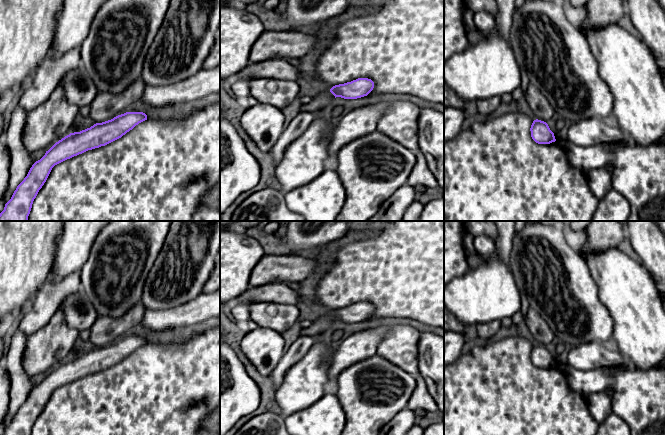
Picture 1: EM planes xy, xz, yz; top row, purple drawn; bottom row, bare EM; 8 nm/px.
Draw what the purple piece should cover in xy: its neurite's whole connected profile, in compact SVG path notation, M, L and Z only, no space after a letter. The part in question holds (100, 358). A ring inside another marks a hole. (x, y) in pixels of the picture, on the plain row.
M126 336L65 360L32 389L27 400L5 428L3 435L31 435L34 423L55 389L88 374L109 368L145 344L147 339L143 336Z

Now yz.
M534 344L530 355L532 363L538 368L550 368L556 365L554 357L544 345Z

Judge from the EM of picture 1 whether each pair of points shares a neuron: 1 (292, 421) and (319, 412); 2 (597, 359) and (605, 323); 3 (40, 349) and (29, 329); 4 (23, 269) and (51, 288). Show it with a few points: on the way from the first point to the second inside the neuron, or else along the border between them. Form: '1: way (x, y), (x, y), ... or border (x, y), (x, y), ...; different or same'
1: way (299, 423), (308, 423), (312, 419); same
2: border (609, 344), (590, 341), (578, 346); different
3: border (50, 318), (42, 327), (27, 337); different
4: border (50, 273), (30, 303); different

